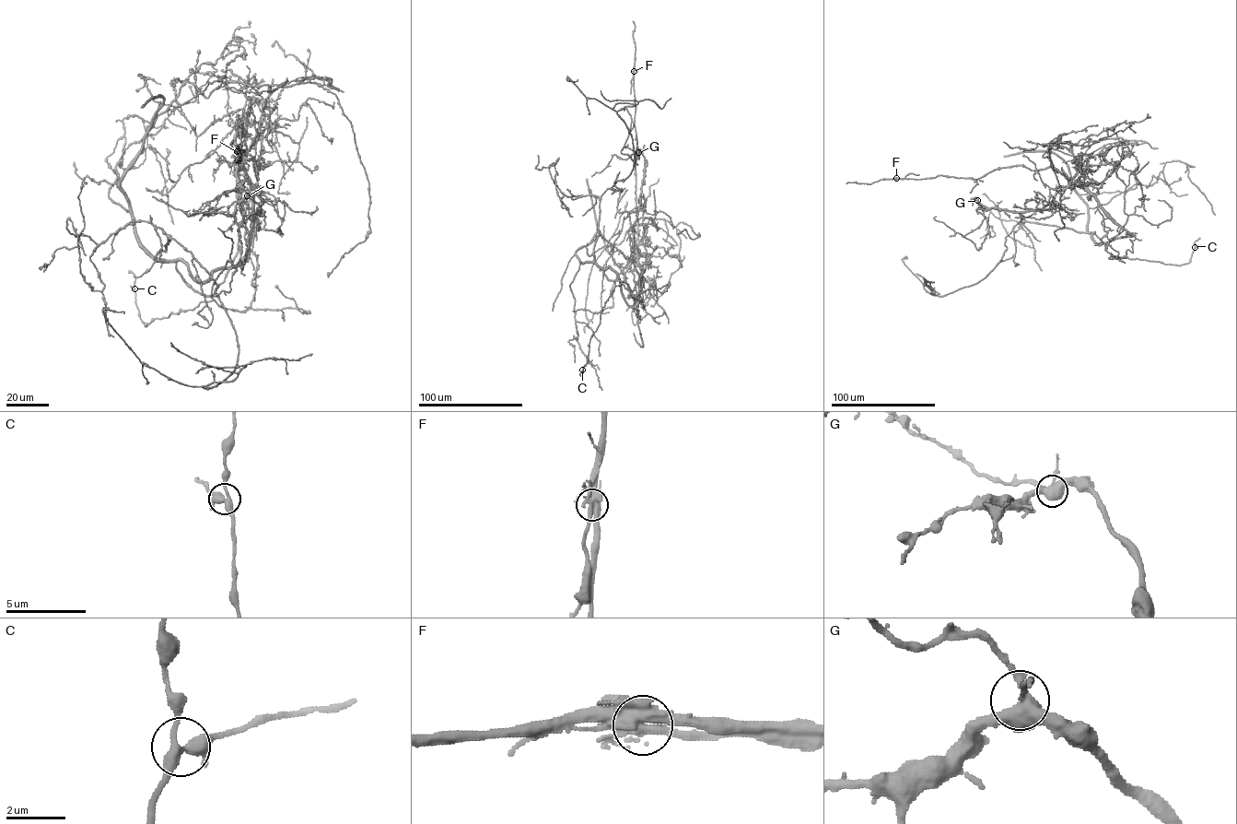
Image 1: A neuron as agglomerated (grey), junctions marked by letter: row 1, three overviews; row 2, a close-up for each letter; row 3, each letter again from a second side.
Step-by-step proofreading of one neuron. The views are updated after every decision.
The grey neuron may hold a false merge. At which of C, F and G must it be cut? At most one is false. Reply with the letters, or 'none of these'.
F

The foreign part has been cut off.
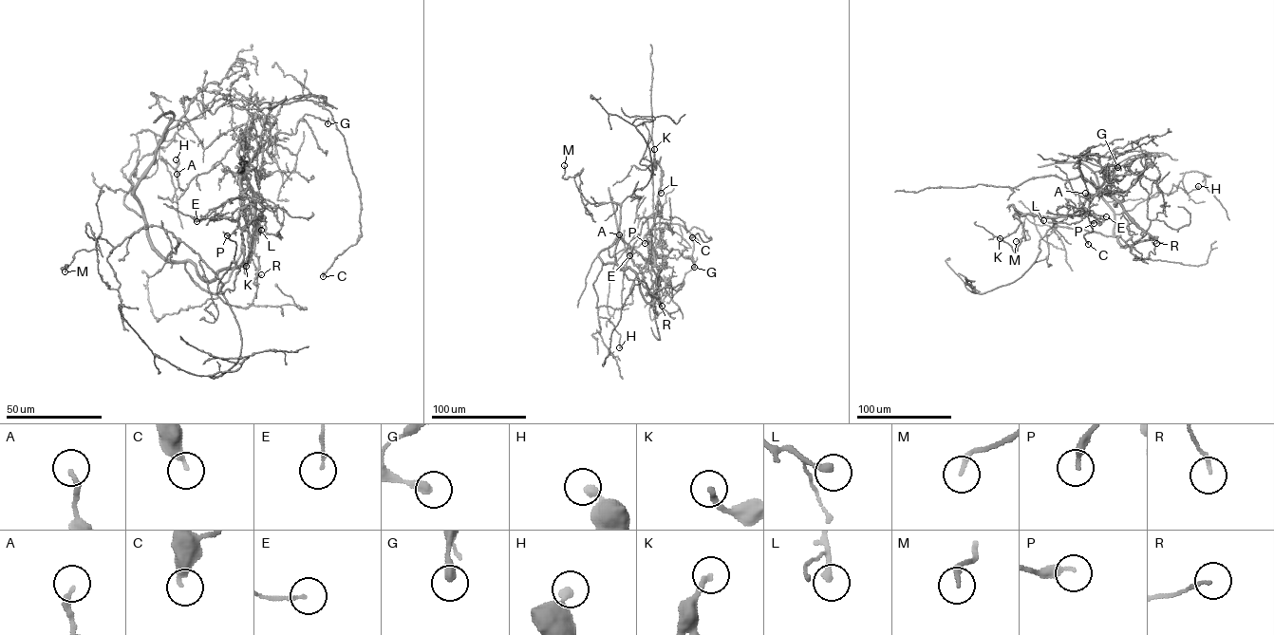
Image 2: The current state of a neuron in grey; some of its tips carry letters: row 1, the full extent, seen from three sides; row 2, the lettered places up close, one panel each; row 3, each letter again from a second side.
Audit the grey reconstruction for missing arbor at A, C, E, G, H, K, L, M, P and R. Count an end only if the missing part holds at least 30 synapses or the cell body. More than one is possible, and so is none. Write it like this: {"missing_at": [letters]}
{"missing_at": []}

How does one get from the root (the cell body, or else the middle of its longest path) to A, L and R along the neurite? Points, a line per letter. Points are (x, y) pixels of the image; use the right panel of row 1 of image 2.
A: (1124, 246), (1153, 238), (1134, 221), (1114, 196), (1109, 177), (1108, 185), (1090, 200), (1085, 198), (1085, 193)
L: (1124, 246), (1153, 238), (1108, 196), (1088, 195), (1084, 204), (1071, 215), (1039, 216), (1043, 220)
R: (1124, 246), (1119, 242), (1120, 236), (1132, 253), (1146, 259), (1149, 252), (1155, 253), (1153, 244), (1156, 243)

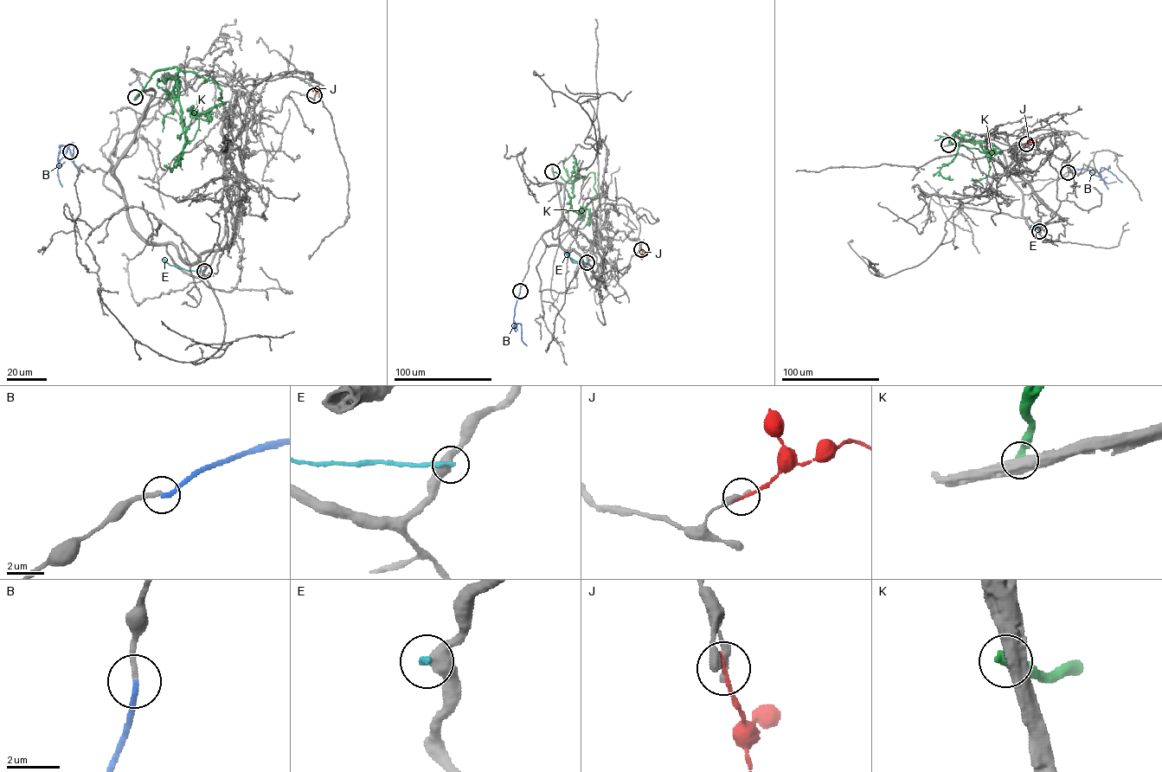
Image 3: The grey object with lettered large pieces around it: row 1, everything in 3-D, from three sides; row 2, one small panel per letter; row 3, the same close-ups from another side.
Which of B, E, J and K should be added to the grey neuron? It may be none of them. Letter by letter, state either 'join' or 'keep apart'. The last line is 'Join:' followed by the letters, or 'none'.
B: join
E: keep apart
J: keep apart
K: keep apart
Join: B

